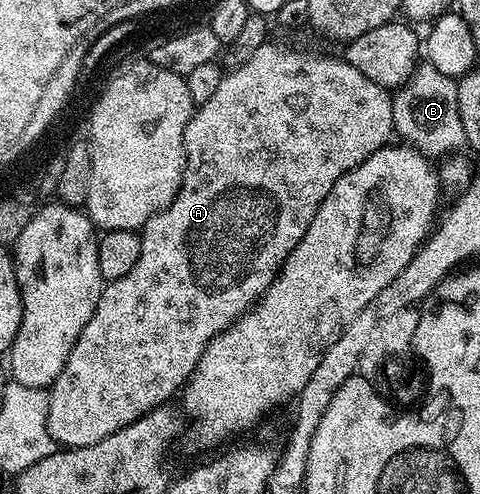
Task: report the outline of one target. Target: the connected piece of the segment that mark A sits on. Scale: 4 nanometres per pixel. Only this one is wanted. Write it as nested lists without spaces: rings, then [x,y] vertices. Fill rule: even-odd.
[[[264,44],[246,63],[232,67],[222,77],[215,96],[194,109],[193,119],[185,129],[185,175],[181,178],[181,187],[175,200],[171,200],[166,210],[160,210],[158,214],[151,216],[151,220],[145,222],[140,231],[141,251],[135,268],[131,268],[127,276],[108,283],[102,289],[99,304],[91,320],[87,320],[83,332],[79,332],[79,340],[75,340],[75,348],[71,348],[67,364],[63,364],[63,372],[59,372],[52,386],[48,387],[47,428],[58,447],[72,448],[95,444],[119,432],[119,428],[139,420],[155,407],[166,405],[170,401],[169,397],[184,387],[210,340],[237,321],[277,279],[287,256],[291,256],[295,244],[303,240],[303,232],[307,232],[319,204],[323,204],[327,192],[335,188],[335,180],[351,172],[351,168],[363,164],[367,156],[390,145],[395,134],[392,102],[393,94],[386,87],[375,84],[375,80],[367,80],[367,76],[363,76],[363,72],[345,61],[344,57],[320,58],[317,54],[304,54],[301,50],[288,50],[285,46]]]

